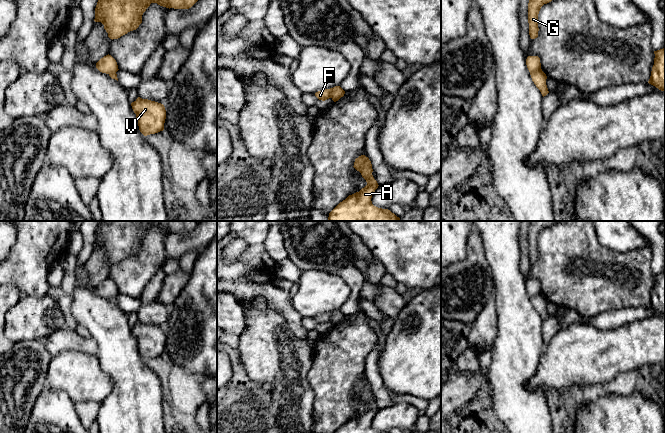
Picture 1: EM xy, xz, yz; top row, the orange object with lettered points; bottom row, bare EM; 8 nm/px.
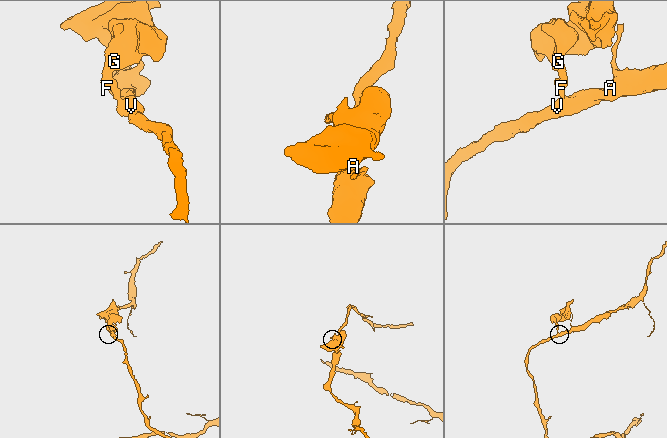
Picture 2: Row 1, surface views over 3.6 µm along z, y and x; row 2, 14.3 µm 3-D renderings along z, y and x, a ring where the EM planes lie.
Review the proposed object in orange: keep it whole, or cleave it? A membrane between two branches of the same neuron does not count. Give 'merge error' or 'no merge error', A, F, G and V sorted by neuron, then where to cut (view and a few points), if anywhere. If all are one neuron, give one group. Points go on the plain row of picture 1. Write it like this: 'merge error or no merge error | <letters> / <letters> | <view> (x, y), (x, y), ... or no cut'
merge error | A V / F G | yz (541, 294), (530, 298)

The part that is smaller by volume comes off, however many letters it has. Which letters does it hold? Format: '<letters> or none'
F, G

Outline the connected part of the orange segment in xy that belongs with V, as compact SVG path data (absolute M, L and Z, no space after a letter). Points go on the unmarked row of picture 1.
M138 321L131 330L144 360L164 354L166 334L163 328Z

